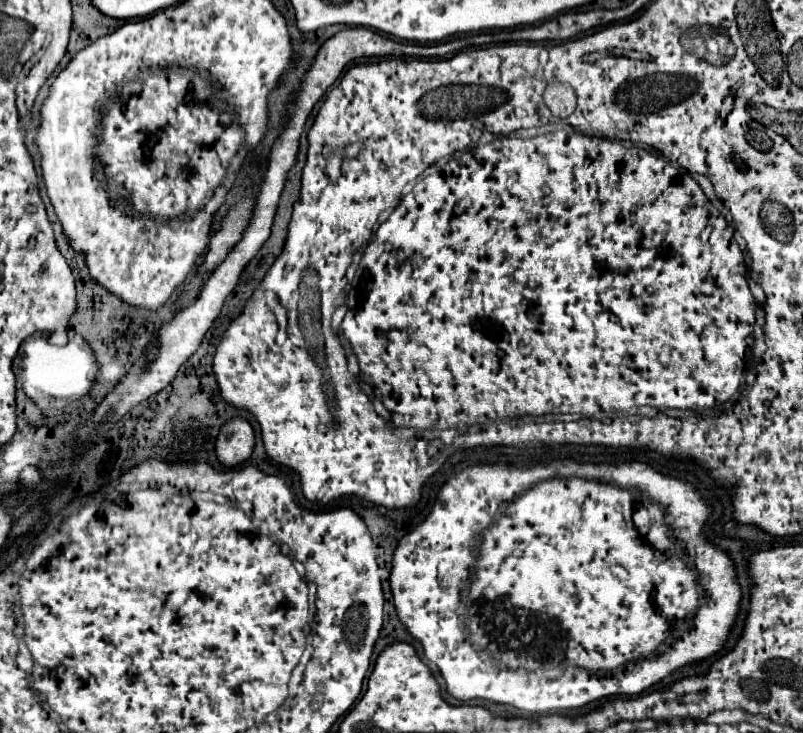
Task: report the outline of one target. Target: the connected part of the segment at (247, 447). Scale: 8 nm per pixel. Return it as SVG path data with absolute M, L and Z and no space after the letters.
M235 417L223 425L215 443L215 451L225 467L235 467L249 459L253 443L255 443L255 433L251 423L247 419Z

